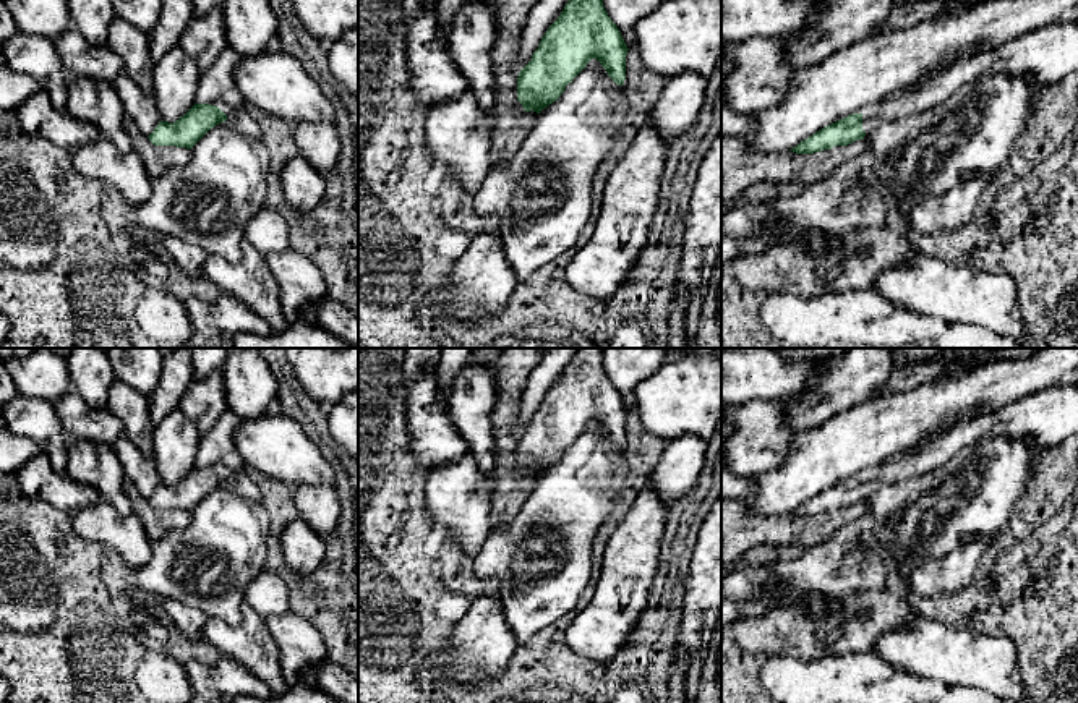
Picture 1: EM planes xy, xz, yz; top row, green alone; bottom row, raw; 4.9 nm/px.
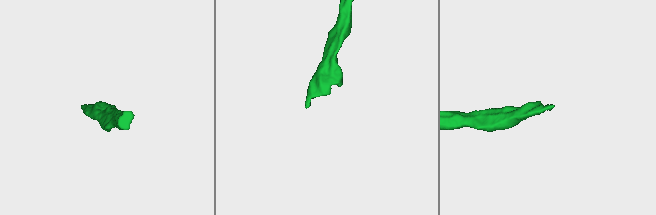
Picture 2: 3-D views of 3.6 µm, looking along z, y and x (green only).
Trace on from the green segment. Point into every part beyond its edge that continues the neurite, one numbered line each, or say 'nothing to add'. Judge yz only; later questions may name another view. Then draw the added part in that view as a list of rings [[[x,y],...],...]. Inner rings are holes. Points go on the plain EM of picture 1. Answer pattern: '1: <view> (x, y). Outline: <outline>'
1: yz (1046, 418). Outline: [[[1078,384],[1049,387],[971,421],[953,424],[930,445],[890,457],[877,471],[862,475],[862,492],[869,496],[893,483],[932,471],[960,449],[987,434],[1021,439],[1042,449],[1057,447],[1078,434]]]

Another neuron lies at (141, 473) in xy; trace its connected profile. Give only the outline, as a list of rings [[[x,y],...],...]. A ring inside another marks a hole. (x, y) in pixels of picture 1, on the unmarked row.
[[[120,436],[112,445],[125,471],[130,489],[149,499],[162,484],[152,457],[144,455],[128,437]]]

